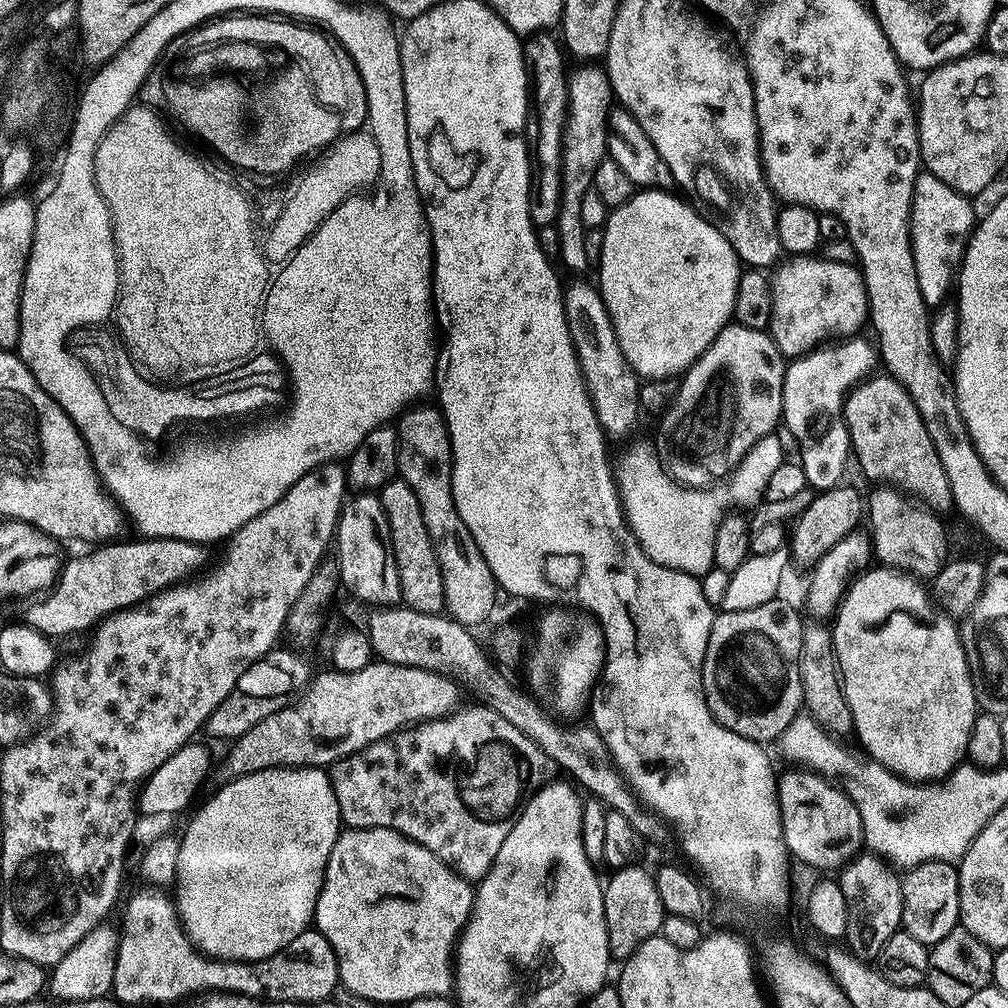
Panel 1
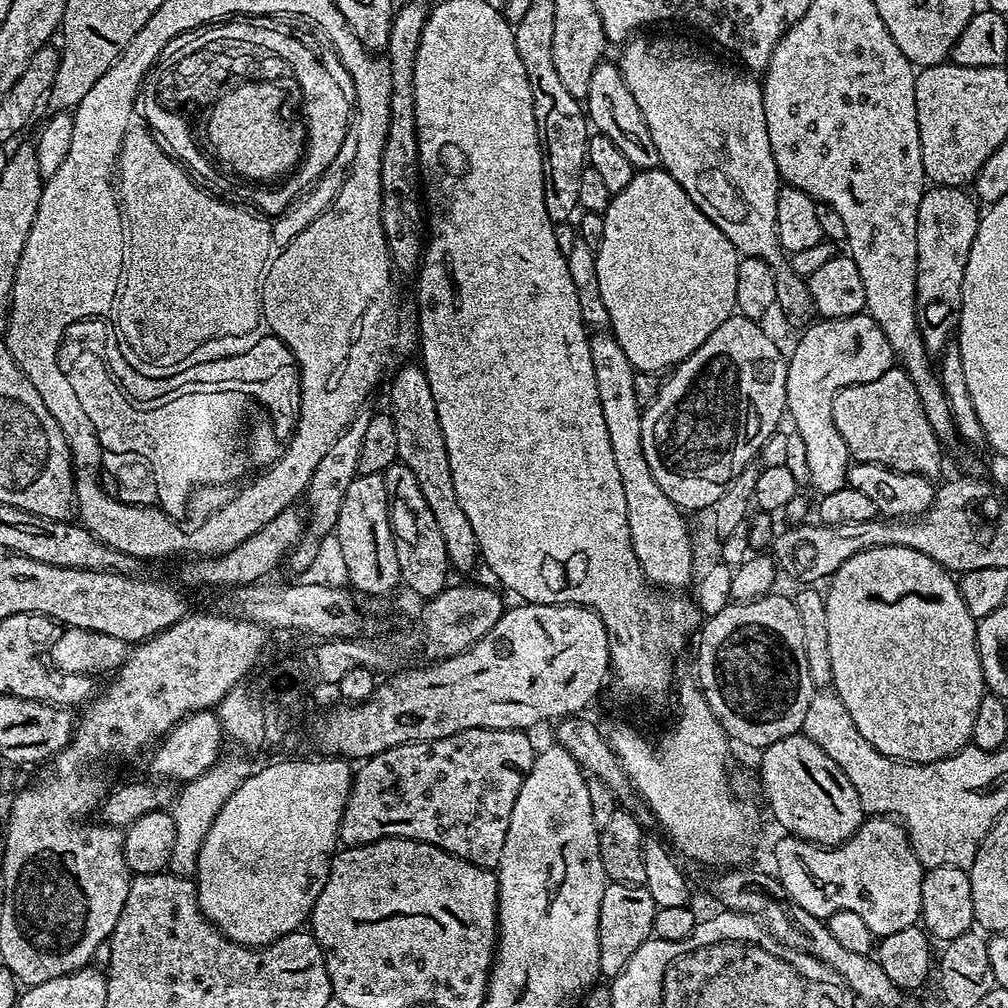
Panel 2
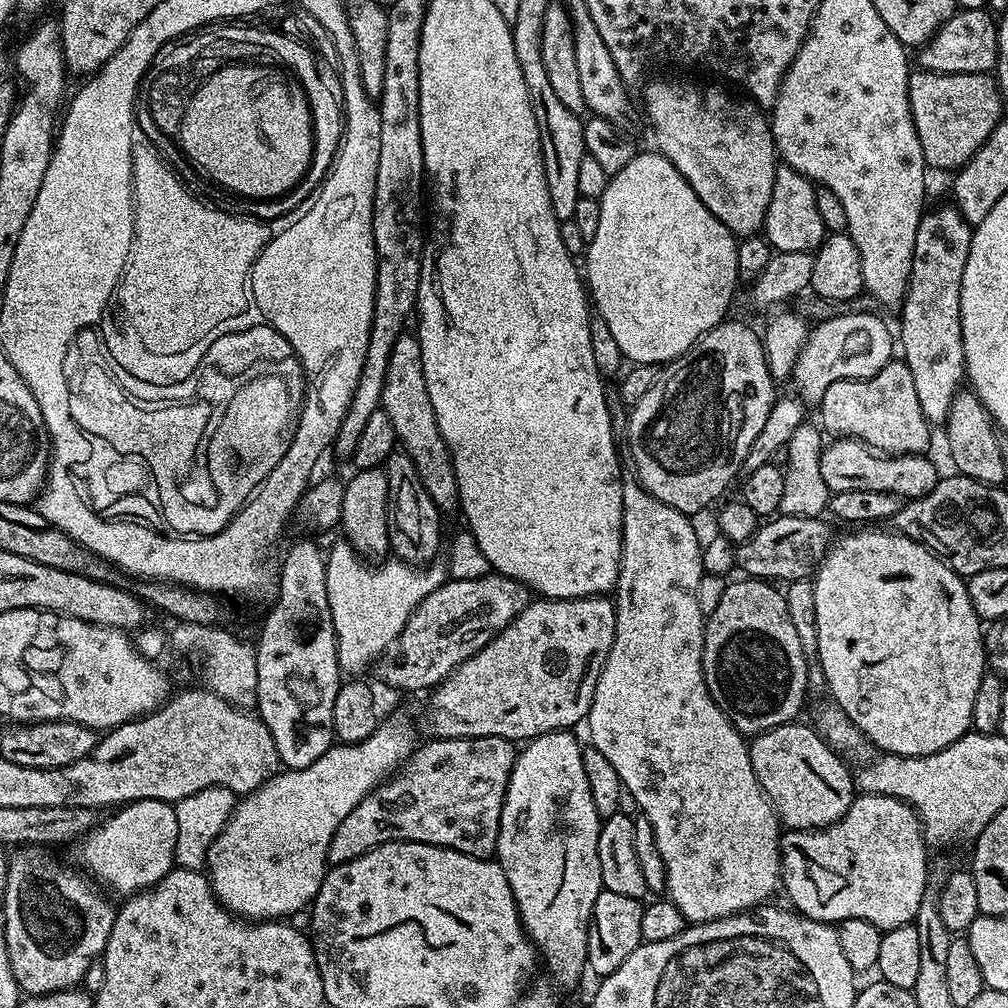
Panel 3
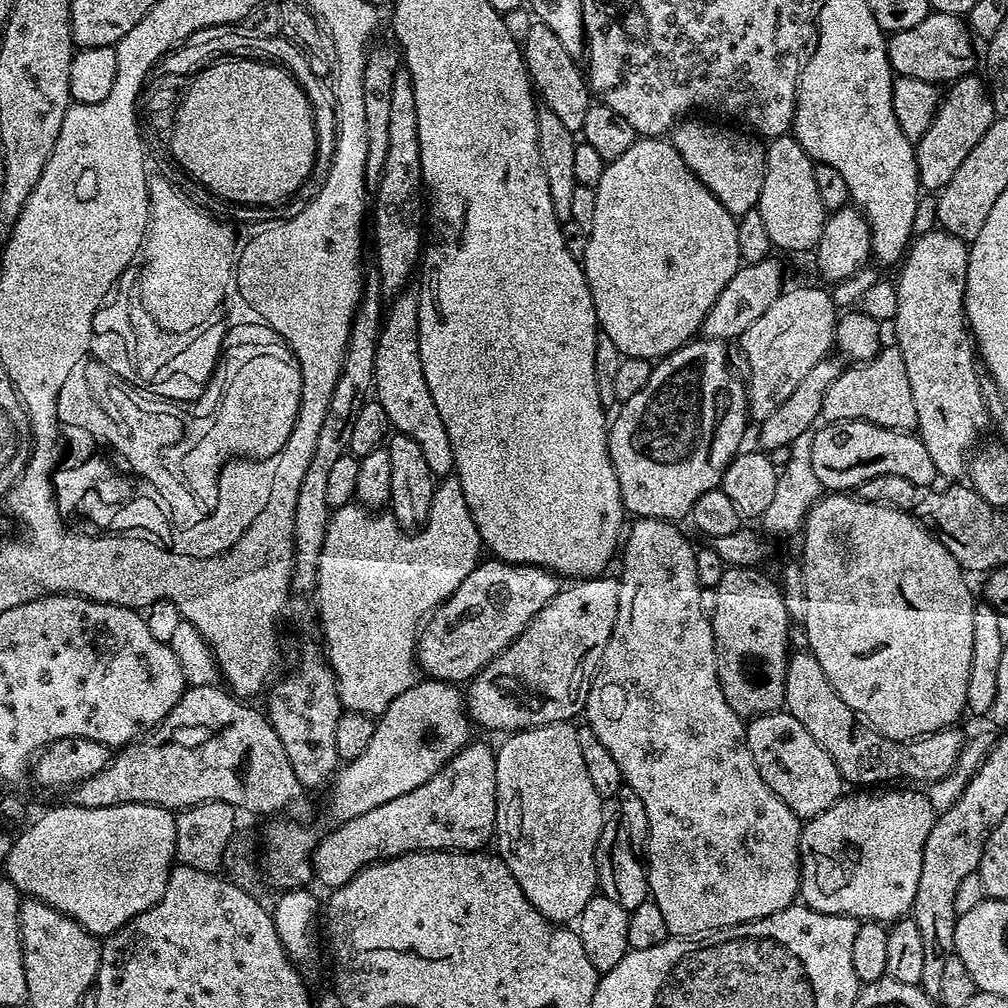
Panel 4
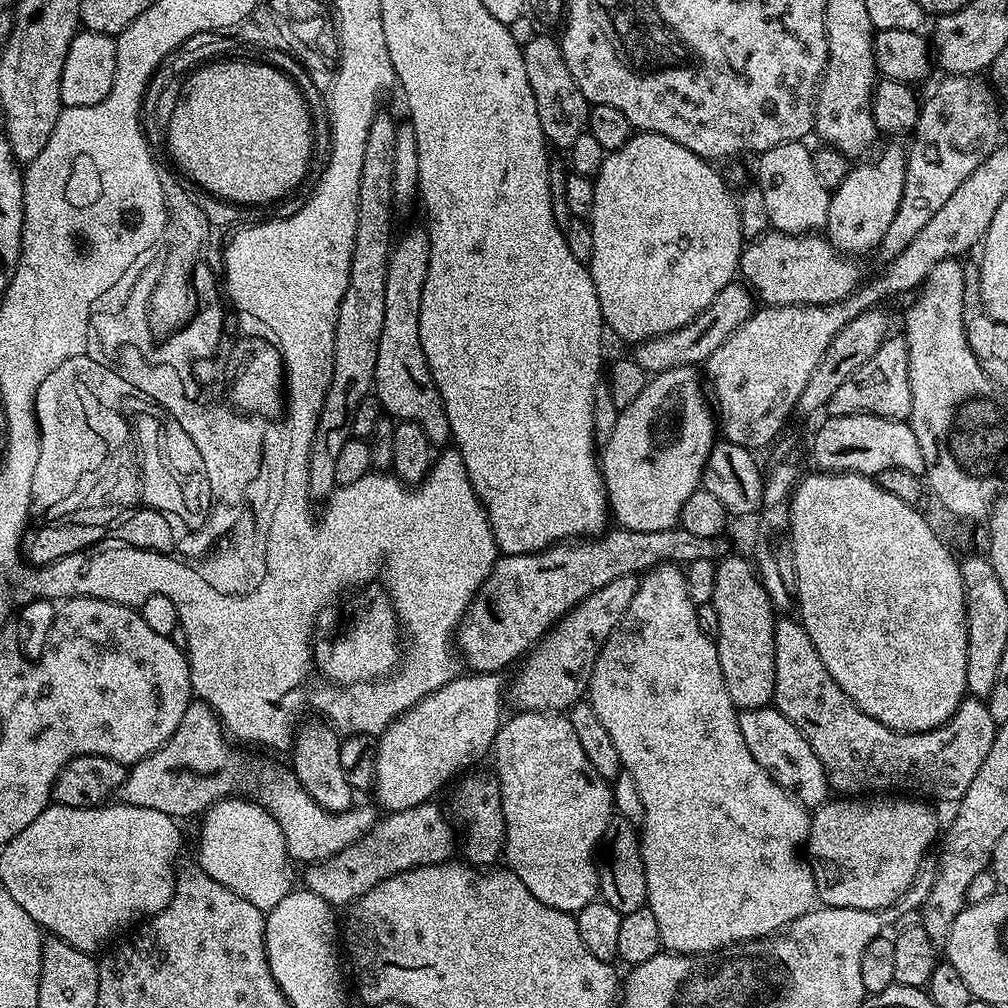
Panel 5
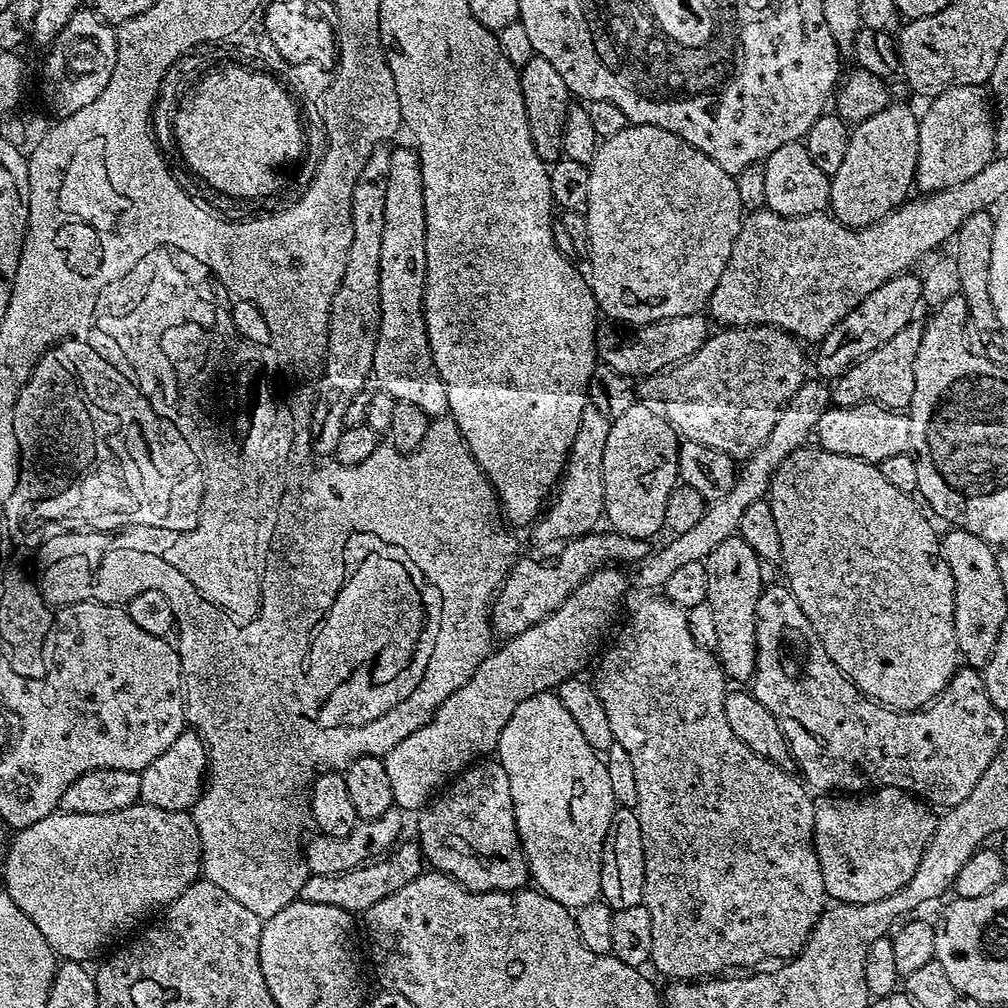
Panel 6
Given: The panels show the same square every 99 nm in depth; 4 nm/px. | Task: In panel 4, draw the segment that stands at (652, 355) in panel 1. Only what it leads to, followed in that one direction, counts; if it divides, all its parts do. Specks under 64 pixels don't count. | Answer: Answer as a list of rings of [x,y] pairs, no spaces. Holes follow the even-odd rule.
[[[664,138],[637,139],[636,144],[630,146],[630,150],[626,150],[626,154],[622,154],[622,158],[607,161],[602,178],[597,182],[595,190],[594,226],[587,229],[588,245],[582,267],[594,302],[596,323],[599,331],[608,336],[610,342],[614,342],[614,346],[618,346],[618,350],[625,358],[633,356],[653,362],[659,361],[684,347],[701,331],[710,306],[714,306],[718,294],[722,294],[722,286],[726,286],[726,282],[730,282],[730,278],[734,278],[736,271],[742,267],[742,261],[738,254],[737,217],[731,216],[726,210],[726,206],[722,206],[722,202],[718,202],[718,198],[714,198],[714,194],[710,194],[710,190],[706,190],[706,186],[690,171],[686,162],[682,162],[675,146]]]

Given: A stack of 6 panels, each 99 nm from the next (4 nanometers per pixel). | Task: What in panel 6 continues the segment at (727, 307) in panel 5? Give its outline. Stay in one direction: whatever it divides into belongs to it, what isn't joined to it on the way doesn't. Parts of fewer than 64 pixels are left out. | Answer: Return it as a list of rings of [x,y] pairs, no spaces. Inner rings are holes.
[[[700,312],[678,318],[662,318],[658,322],[639,325],[633,331],[636,333],[625,340],[618,333],[601,327],[596,334],[596,355],[599,363],[618,370],[618,374],[633,378],[652,378],[667,372],[669,368],[675,368],[677,364],[690,358],[690,354],[697,352],[708,341],[708,324],[710,325],[709,317]]]

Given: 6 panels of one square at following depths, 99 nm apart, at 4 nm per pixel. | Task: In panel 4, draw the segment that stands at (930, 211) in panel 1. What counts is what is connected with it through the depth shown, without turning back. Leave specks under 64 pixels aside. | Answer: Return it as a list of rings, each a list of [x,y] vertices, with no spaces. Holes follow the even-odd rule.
[[[935,231],[919,233],[899,265],[894,344],[906,362],[919,438],[941,477],[960,478],[981,439],[980,431],[987,429],[990,421],[980,392],[978,356],[964,318],[969,245],[954,234]]]

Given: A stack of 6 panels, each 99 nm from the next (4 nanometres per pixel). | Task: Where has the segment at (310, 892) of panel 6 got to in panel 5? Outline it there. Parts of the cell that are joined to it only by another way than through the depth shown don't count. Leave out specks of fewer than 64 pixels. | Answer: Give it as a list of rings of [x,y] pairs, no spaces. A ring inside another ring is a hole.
[[[436,802],[419,804],[401,812],[381,815],[372,831],[367,832],[358,843],[351,844],[329,860],[307,865],[303,869],[303,887],[327,904],[351,906],[358,898],[374,890],[374,886],[386,882],[386,878],[394,878],[399,872],[445,863],[451,850],[452,828],[444,821],[443,810]]]

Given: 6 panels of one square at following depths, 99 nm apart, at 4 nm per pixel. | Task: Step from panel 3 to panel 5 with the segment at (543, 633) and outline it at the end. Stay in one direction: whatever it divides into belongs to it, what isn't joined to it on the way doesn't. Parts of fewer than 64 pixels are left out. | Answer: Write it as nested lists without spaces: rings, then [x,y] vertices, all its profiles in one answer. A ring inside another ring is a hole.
[[[636,576],[614,578],[602,590],[594,590],[578,602],[554,625],[554,631],[535,645],[536,661],[510,688],[510,704],[522,712],[559,712],[581,703],[586,692],[586,673],[596,660],[596,653],[604,647],[605,640],[618,627],[630,598],[634,598],[638,580]]]

